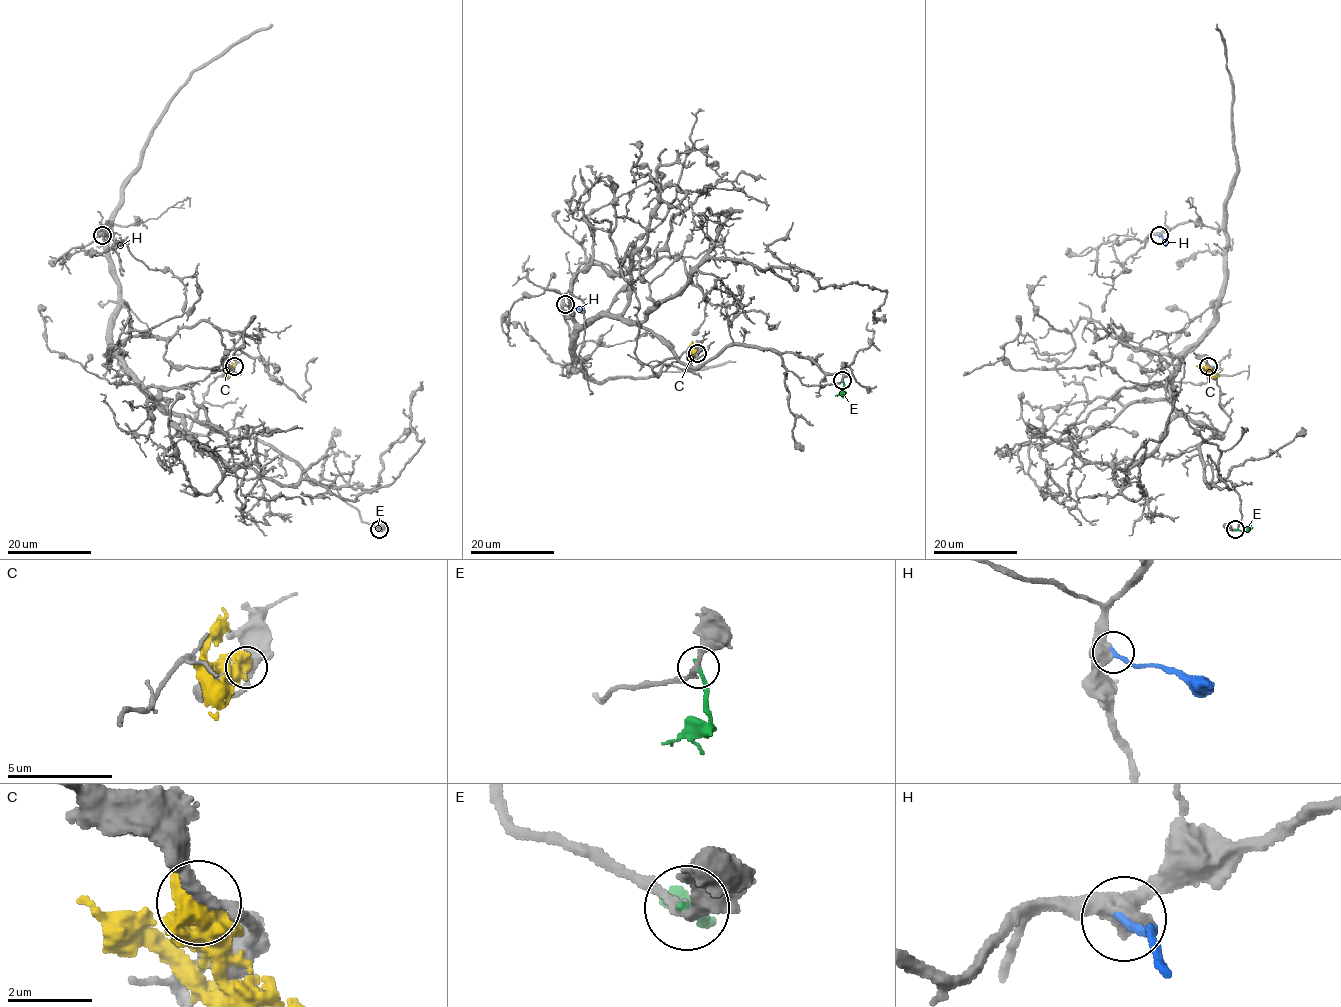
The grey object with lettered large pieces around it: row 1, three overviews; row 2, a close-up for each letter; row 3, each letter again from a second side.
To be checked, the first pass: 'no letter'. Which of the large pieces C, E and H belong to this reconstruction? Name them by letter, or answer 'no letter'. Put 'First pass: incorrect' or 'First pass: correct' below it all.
H
First pass: incorrect

